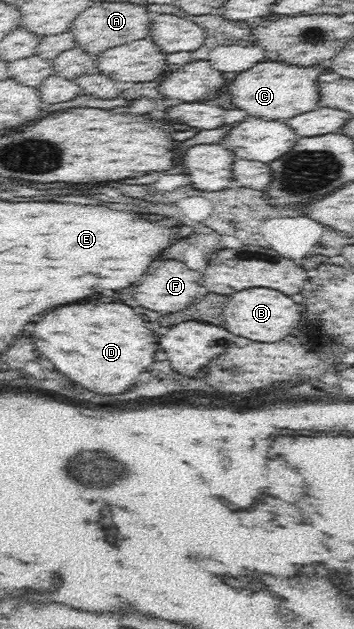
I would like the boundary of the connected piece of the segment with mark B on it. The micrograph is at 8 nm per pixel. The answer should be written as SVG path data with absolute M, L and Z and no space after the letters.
M252 287L230 295L225 304L224 327L234 336L243 336L256 342L278 342L288 336L304 315L300 304L292 301L287 294L266 287Z

